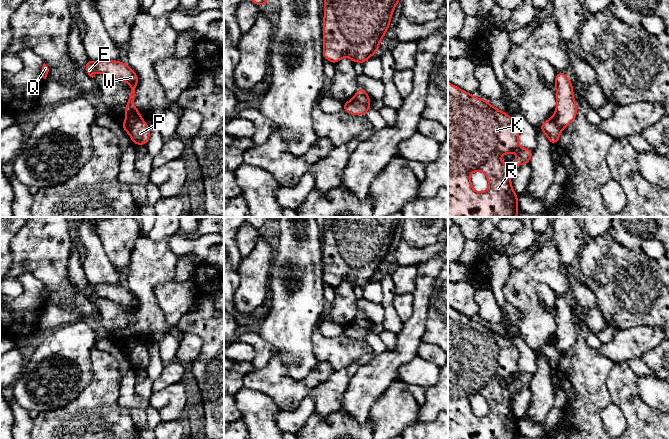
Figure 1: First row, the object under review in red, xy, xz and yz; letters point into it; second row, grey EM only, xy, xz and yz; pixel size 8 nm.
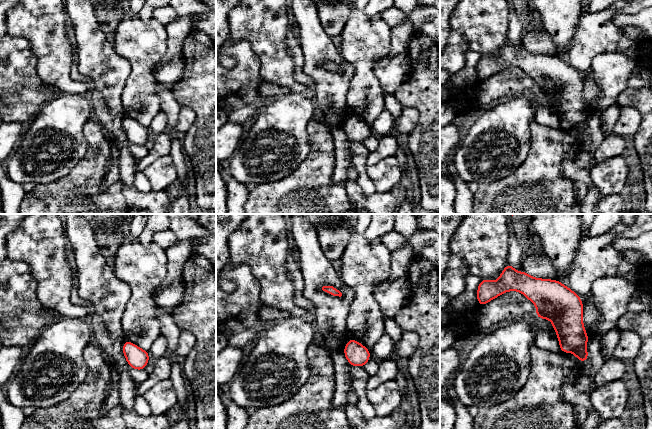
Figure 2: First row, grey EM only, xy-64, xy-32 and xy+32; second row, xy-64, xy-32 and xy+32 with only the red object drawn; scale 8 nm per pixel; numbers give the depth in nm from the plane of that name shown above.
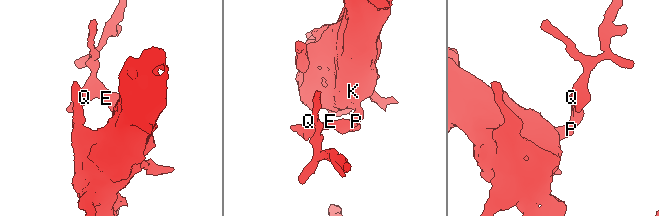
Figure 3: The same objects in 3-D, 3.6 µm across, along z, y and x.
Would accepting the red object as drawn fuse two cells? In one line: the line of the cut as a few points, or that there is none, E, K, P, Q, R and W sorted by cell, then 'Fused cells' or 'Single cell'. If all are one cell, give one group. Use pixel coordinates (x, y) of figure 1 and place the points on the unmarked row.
Split along xy (142, 343), (138, 343), (127, 355). Groups: E Q W / K P R. Fused cells

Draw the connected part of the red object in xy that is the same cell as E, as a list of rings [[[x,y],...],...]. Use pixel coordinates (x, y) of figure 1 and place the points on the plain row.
[[[87,283],[85,293],[86,297],[93,302],[93,297],[101,297],[111,300],[117,304],[127,306],[131,309],[131,315],[128,320],[128,326],[125,332],[126,342],[121,349],[123,354],[128,356],[130,351],[138,344],[143,344],[139,334],[134,330],[133,325],[136,321],[136,310],[139,304],[138,299],[127,289],[121,285],[97,285],[92,286]]]

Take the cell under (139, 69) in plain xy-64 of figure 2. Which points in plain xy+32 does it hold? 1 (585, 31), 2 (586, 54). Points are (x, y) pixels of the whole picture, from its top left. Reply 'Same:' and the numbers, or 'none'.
Same: 1, 2

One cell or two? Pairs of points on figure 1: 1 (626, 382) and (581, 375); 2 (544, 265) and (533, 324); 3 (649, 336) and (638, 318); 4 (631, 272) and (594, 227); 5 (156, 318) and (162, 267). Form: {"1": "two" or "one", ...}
{"1": "two", "2": "one", "3": "two", "4": "two", "5": "one"}

